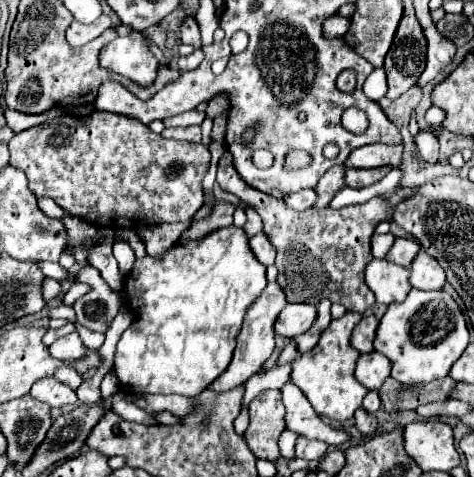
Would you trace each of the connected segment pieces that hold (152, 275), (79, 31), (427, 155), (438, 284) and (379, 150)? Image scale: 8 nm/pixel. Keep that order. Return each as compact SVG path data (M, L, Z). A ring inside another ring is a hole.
M233 225L213 231L199 241L177 243L165 253L163 259L139 259L131 275L125 279L125 289L129 293L127 301L135 311L137 321L123 331L115 351L113 369L121 387L135 395L179 393L197 397L209 381L217 379L231 363L235 337L241 331L243 317L263 293L265 285L265 265L255 259L245 231Z
M101 15L95 23L91 25L83 25L83 23L77 23L73 21L67 29L67 43L73 45L73 47L81 47L81 45L87 45L89 41L97 39L105 29L111 27L111 19L107 15Z
M421 131L415 137L415 145L417 145L417 151L419 151L423 161L437 163L437 157L439 157L439 139L437 139L437 135L433 135L431 131Z
M421 251L415 257L415 263L411 265L411 279L409 279L409 283L415 289L437 291L437 289L443 289L443 285L445 285L445 271L431 255Z
M371 143L351 151L345 167L383 167L398 168L402 163L403 145Z

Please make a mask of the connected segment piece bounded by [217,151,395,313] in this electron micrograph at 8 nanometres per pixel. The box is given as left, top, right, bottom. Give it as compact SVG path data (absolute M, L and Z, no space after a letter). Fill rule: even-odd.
M225 151L219 159L217 169L217 183L227 193L233 193L247 205L251 205L263 219L263 233L269 237L271 245L277 249L275 267L279 269L277 283L287 295L287 303L309 303L317 305L319 299L329 297L333 303L341 303L347 311L363 313L369 305L375 303L373 291L367 287L363 275L367 263L373 259L370 239L381 221L393 221L395 207L385 197L373 197L361 205L351 205L337 211L331 211L327 205L335 197L335 193L343 187L345 181L345 167L333 165L323 179L319 179L317 203L307 211L295 211L285 207L283 201L271 199L253 187L247 187L233 163L231 153ZM327 277L327 279L325 279Z

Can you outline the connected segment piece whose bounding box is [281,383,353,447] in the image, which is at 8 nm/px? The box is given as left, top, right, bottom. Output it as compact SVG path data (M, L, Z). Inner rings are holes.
M285 383L281 393L283 393L283 403L287 407L285 425L289 431L307 439L325 441L327 445L333 447L339 447L353 439L347 431L333 429L329 423L321 421L319 415L313 411L311 403L307 403L307 397L293 383Z

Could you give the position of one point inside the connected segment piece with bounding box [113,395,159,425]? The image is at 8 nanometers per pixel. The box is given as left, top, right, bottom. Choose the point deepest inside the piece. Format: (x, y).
(130, 411)

